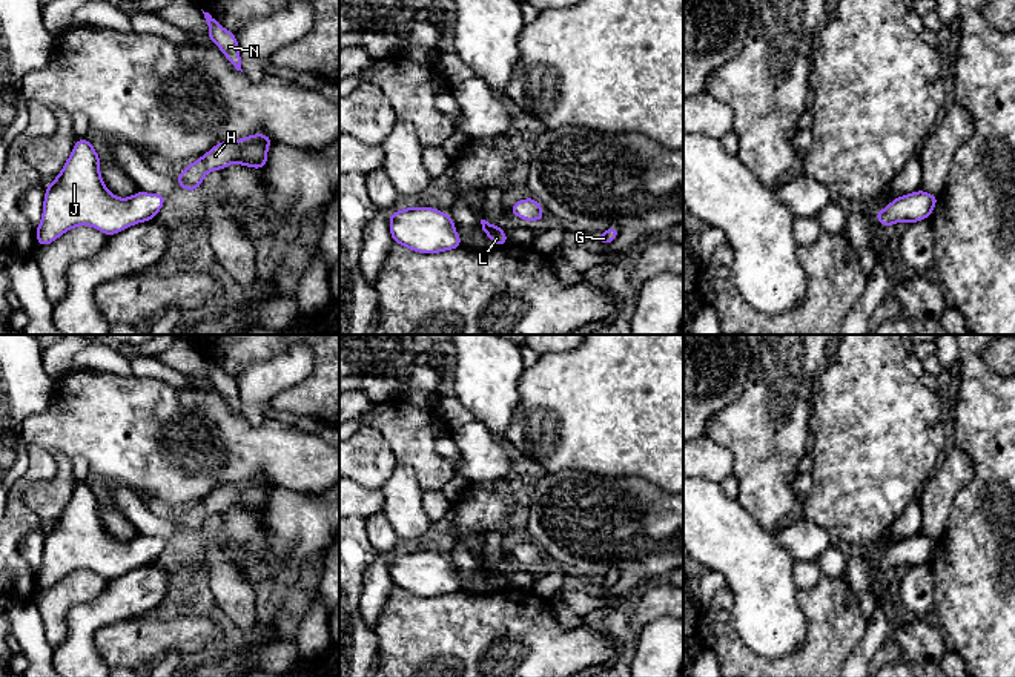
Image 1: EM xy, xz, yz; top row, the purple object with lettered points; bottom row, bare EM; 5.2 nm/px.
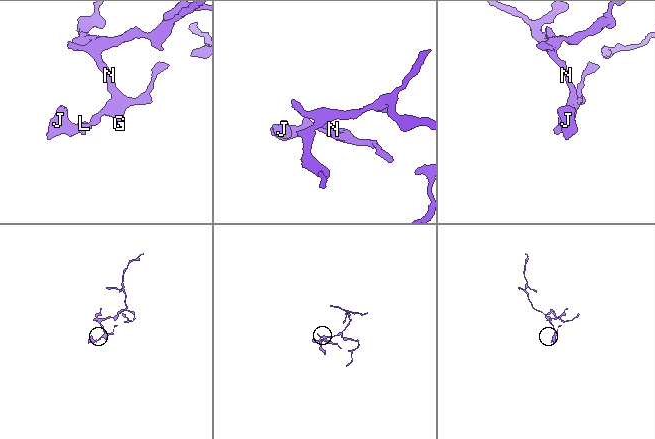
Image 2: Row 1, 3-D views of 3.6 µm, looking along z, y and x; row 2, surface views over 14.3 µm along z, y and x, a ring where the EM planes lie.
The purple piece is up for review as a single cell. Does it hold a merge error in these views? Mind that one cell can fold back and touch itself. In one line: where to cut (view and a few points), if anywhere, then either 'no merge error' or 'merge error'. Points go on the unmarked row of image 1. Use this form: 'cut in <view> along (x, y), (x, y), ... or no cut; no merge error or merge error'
no cut; no merge error

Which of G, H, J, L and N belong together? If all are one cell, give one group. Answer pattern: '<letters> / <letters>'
G H J L N

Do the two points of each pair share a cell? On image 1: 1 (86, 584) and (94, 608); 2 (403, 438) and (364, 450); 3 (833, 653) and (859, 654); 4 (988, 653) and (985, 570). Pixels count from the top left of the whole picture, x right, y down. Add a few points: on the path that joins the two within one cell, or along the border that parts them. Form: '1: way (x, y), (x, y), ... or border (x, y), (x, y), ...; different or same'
1: border (109, 581), (97, 596), (69, 610), (68, 628); different
2: border (363, 427), (376, 430), (396, 461); different
3: border (868, 622), (862, 640), (845, 660); different
4: way (988, 633), (988, 590); same

